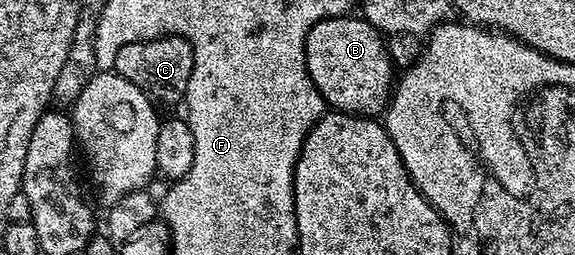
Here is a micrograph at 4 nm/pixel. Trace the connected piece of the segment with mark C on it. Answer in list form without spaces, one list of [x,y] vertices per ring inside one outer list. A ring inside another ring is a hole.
[[[159,36],[155,40],[133,42],[117,50],[113,71],[139,87],[156,105],[184,103],[193,70],[191,43],[180,36]]]

